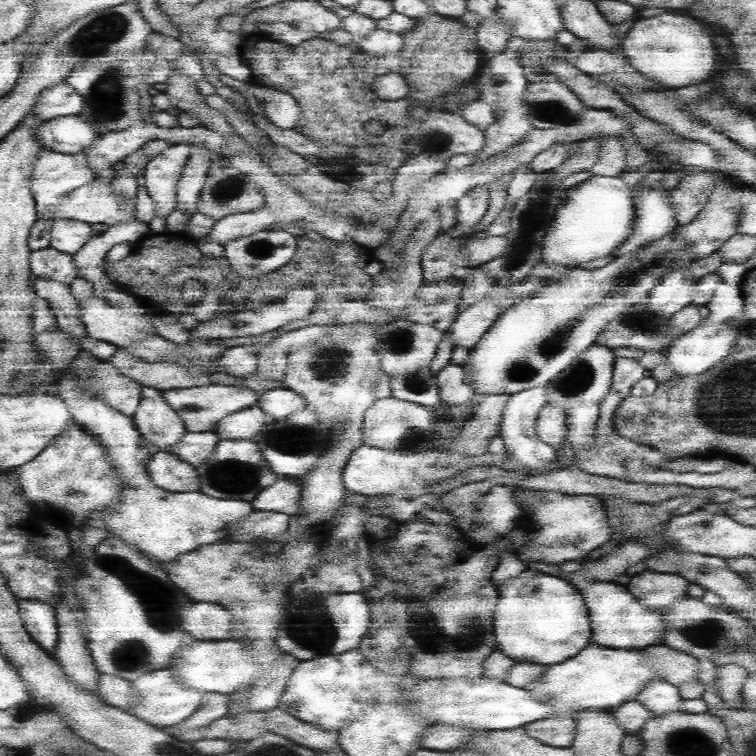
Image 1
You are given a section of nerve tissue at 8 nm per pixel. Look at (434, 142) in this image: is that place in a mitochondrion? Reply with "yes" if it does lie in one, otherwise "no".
yes

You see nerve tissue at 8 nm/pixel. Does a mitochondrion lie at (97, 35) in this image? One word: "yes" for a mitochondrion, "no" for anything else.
yes

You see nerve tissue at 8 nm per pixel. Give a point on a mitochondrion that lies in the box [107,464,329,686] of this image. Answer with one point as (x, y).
(128, 653)

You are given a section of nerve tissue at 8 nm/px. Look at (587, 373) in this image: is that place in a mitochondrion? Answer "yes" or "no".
yes

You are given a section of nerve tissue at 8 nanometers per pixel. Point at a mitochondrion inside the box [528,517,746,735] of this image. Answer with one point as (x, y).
(708, 633)

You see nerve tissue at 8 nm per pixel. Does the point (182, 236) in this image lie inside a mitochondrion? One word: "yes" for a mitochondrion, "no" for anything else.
no

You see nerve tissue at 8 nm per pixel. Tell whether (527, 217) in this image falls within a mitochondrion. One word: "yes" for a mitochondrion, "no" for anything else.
yes

